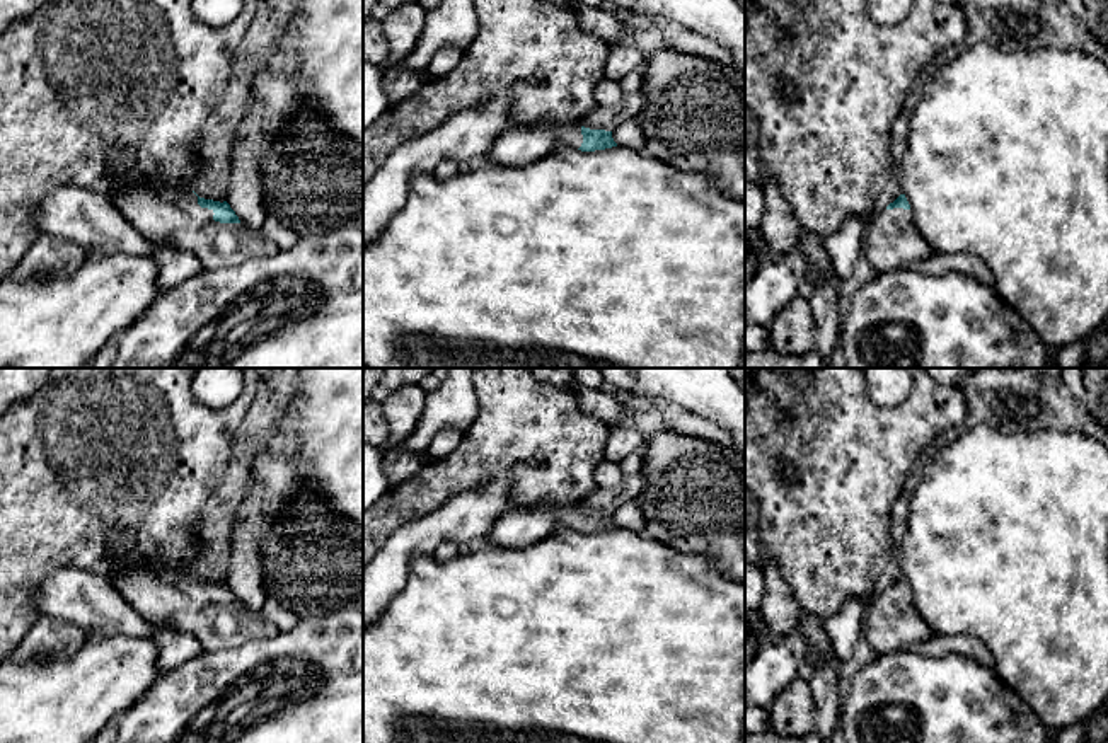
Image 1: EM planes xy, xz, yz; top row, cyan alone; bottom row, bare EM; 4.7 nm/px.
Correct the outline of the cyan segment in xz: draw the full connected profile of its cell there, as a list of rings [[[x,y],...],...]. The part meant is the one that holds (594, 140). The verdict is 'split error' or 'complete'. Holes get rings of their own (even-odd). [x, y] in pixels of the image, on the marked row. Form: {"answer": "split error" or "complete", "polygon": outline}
{"answer": "split error", "polygon": [[[581,121],[564,124],[508,126],[484,158],[496,165],[527,165],[559,148],[595,152],[617,147],[612,131],[590,130]]]}

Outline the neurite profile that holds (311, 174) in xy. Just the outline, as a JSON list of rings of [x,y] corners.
[[[302,104],[283,128],[264,141],[261,191],[266,213],[298,237],[344,227],[363,228],[363,147],[339,133],[312,104]]]

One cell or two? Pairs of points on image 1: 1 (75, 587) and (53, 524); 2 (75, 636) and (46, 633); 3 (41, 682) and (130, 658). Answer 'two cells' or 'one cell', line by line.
1: two cells
2: one cell
3: one cell

